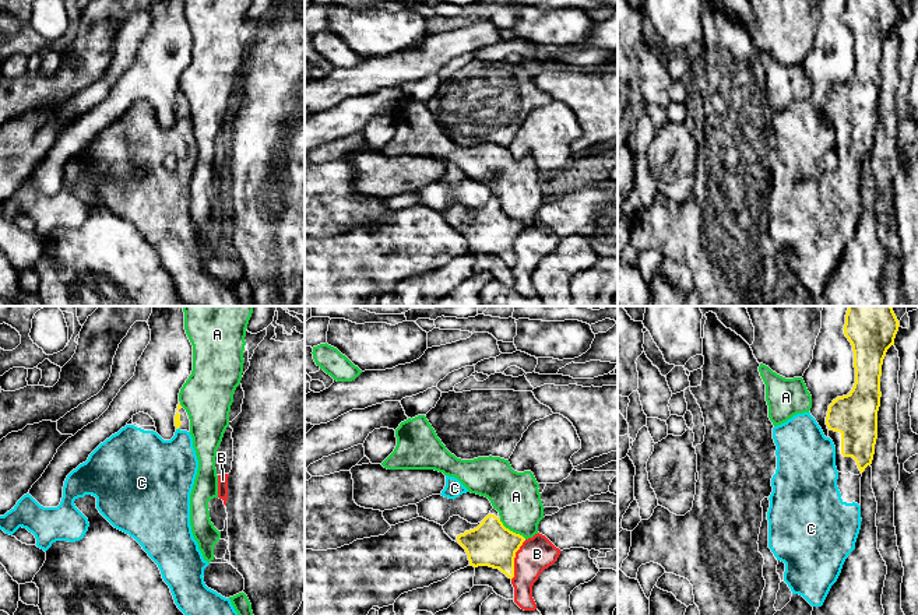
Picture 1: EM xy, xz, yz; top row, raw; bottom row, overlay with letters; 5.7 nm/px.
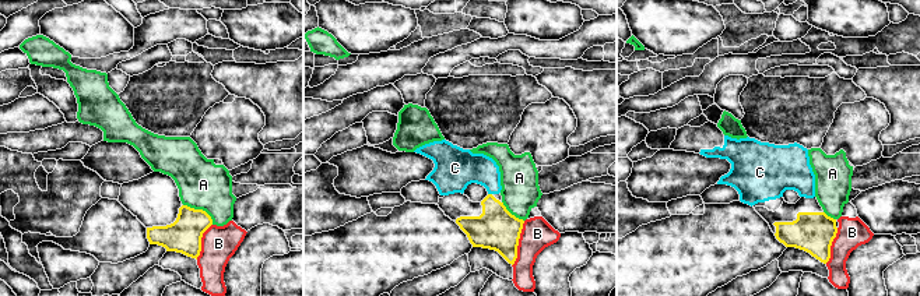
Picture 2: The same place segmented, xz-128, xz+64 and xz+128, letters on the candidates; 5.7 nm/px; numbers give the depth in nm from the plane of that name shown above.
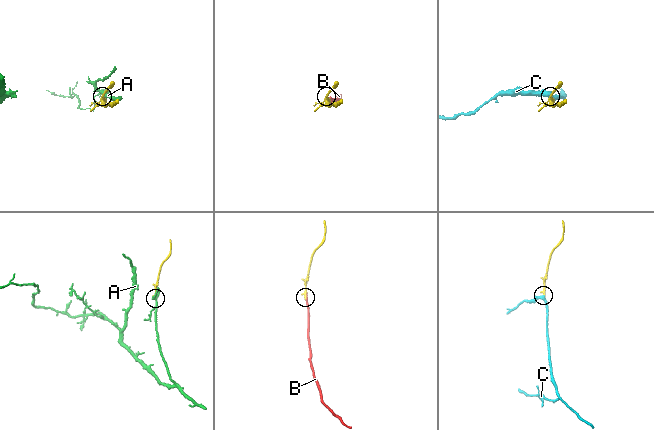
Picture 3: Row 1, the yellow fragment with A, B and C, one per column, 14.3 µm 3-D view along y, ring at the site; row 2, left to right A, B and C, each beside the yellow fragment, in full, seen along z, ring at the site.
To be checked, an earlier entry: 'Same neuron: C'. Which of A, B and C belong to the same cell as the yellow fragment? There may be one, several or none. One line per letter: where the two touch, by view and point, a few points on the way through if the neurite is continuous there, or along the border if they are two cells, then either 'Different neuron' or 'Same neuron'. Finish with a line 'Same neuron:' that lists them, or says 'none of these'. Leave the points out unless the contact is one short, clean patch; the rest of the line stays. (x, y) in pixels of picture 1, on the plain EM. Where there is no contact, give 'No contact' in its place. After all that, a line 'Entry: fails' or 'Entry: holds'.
A: Touches yellow at xz (512, 218). Different neuron
B: Touches yellow at xz (513, 246). Different neuron
C: Touches yellow at xy (178, 115). Path across: xy (178, 109), (178, 115), (178, 143), (166, 157). Same neuron
Same neuron: C
Entry: holds

